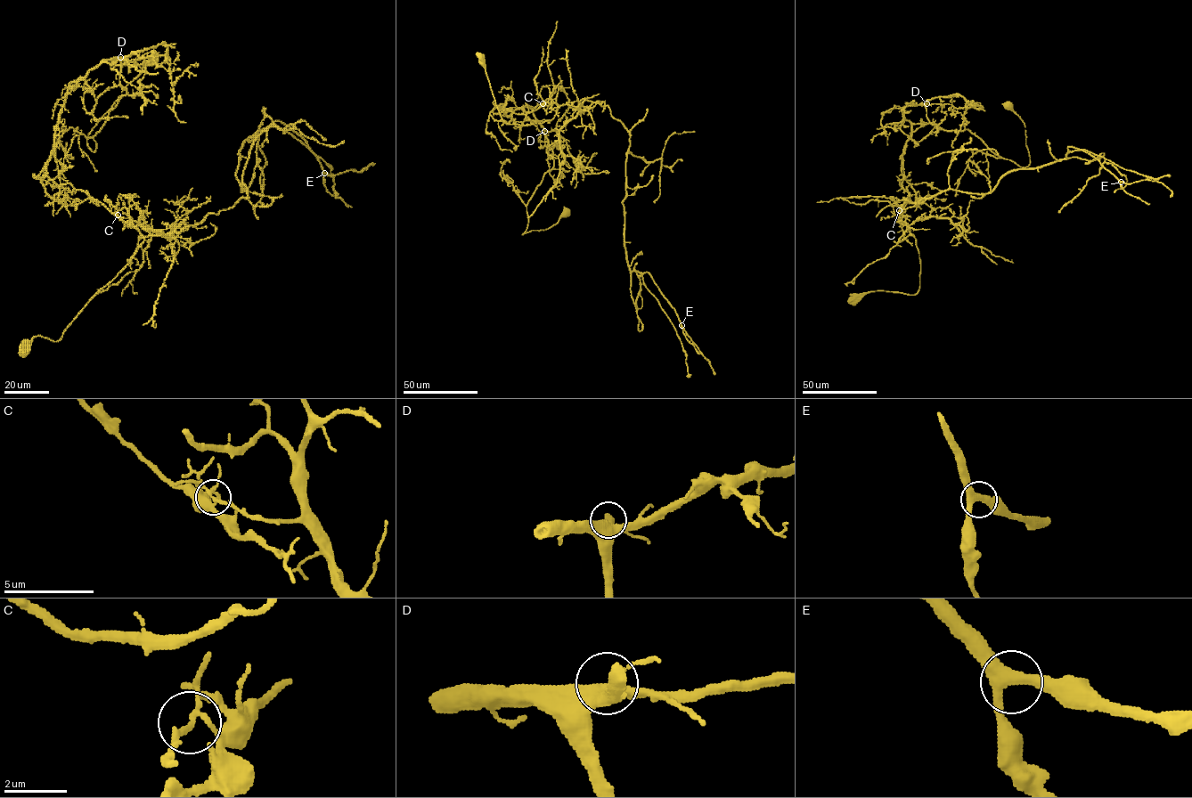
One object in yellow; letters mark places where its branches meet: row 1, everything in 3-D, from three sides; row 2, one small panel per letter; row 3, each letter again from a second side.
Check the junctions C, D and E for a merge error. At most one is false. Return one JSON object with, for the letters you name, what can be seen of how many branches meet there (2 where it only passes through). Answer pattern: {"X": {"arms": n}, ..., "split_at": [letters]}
{"C": {"arms": 3}, "split_at": ["C"]}

